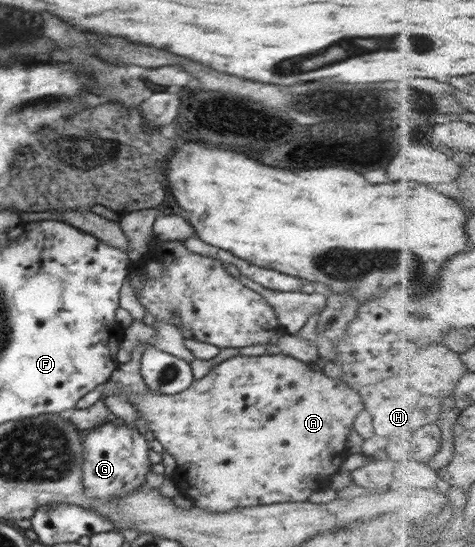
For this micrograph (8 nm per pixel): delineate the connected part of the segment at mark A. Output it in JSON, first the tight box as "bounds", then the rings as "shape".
{"bounds":[100,354,375,513],"shape":[[[238,354],[213,367],[203,378],[194,379],[192,384],[181,393],[165,395],[151,389],[130,393],[130,391],[122,391],[122,389],[106,389],[106,384],[101,386],[105,388],[100,389],[103,396],[123,394],[125,399],[135,407],[140,416],[148,421],[148,430],[153,431],[155,440],[161,443],[162,447],[176,459],[176,464],[179,465],[181,481],[177,479],[175,483],[177,483],[177,488],[181,489],[181,493],[185,491],[183,495],[192,500],[195,507],[221,513],[235,507],[264,506],[285,502],[307,502],[313,492],[325,490],[328,487],[331,475],[340,471],[341,464],[347,459],[349,454],[346,443],[354,427],[354,421],[361,411],[371,408],[375,399],[365,393],[347,387],[337,378],[331,378],[331,375],[323,374],[323,370],[312,369],[310,365],[312,364],[283,354],[261,356]]]}

